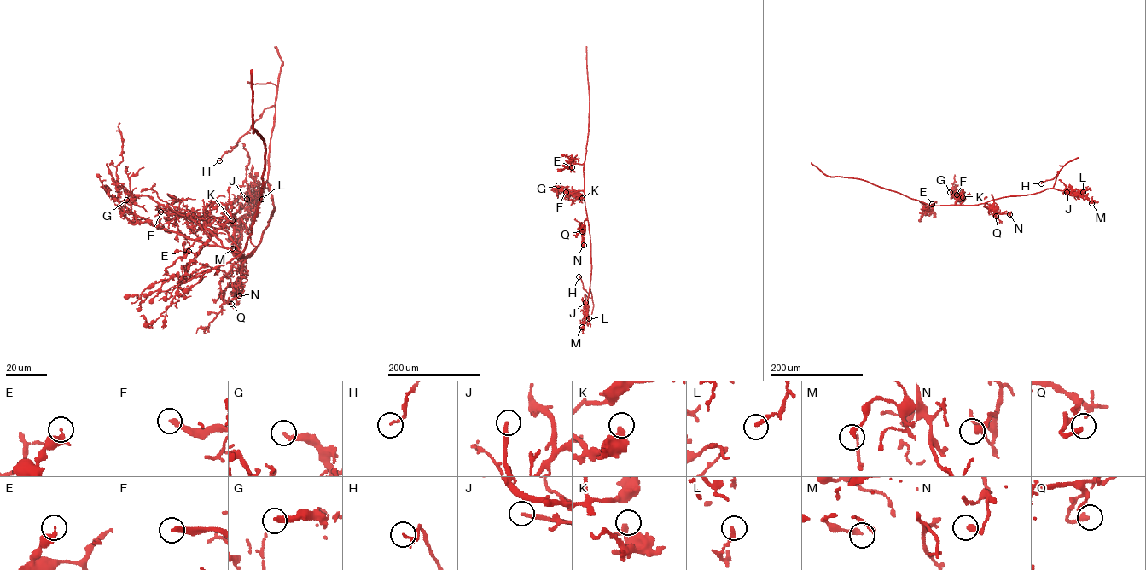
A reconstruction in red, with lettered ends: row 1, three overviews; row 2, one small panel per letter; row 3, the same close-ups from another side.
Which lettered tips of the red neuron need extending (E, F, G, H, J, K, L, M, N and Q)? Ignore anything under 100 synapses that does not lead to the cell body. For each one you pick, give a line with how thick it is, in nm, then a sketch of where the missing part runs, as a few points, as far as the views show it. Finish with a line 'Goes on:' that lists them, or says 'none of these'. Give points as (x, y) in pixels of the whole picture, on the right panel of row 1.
F: 280 nm
Goes on: F

